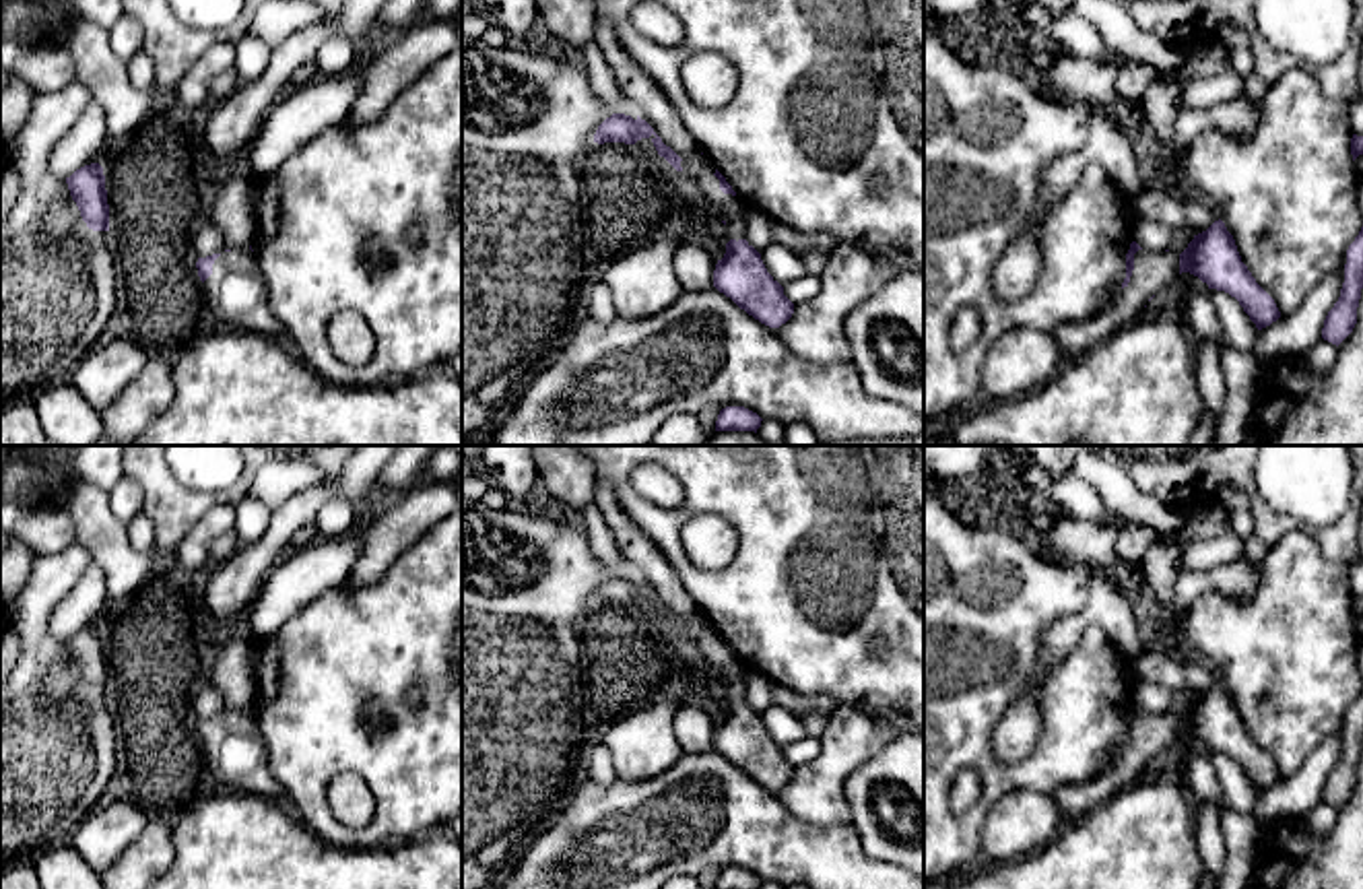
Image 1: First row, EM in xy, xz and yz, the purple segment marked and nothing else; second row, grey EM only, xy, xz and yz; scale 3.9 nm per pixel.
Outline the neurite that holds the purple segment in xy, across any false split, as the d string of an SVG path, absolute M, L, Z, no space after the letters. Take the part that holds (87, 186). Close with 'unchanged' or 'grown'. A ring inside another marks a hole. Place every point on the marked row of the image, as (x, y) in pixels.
M99 163L85 165L66 177L82 221L93 231L109 231L105 175Z; unchanged

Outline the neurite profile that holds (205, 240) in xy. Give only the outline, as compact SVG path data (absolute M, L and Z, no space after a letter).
M198 221L190 233L190 248L198 258L206 258L212 254L223 254L227 250L227 243L212 223Z

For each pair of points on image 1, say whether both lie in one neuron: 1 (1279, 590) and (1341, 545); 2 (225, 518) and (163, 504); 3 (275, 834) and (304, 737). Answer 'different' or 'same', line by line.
1: different
2: different
3: different

